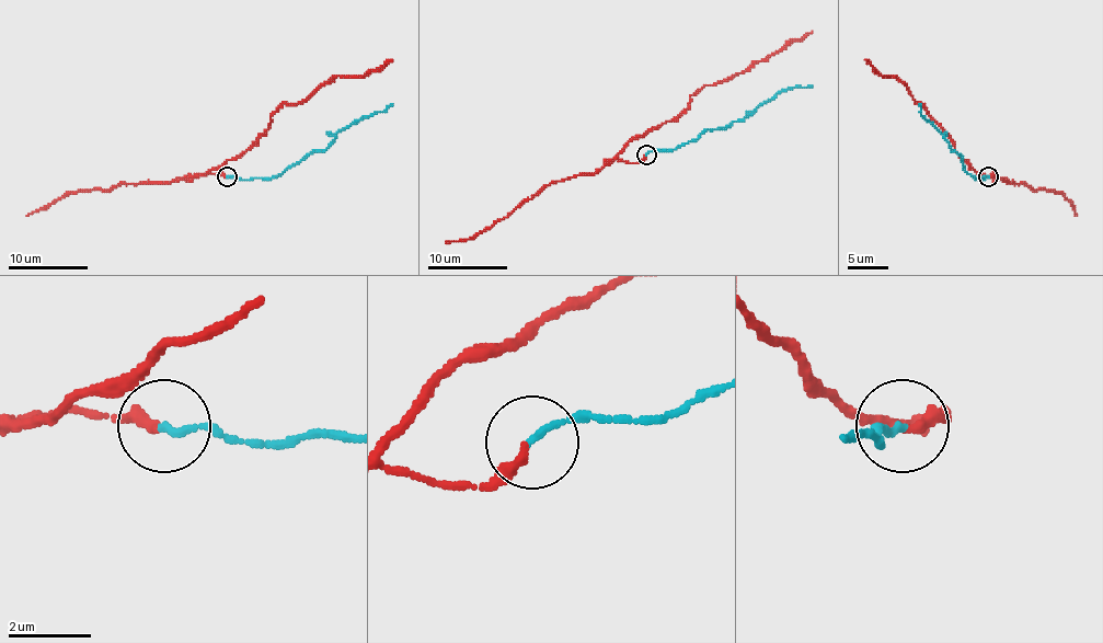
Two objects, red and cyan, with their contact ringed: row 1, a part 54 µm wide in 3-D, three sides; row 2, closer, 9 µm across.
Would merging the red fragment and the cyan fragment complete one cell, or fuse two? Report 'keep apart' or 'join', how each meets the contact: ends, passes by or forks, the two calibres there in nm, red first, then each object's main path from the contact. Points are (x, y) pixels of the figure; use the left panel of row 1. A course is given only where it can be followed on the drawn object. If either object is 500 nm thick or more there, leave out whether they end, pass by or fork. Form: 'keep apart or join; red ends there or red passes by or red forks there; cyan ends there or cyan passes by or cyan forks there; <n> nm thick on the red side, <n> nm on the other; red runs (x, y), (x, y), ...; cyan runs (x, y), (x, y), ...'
join; red ends there; cyan ends there; 240 nm thick on the red side, 150 nm on the other; red runs (227, 175), (198, 175), (238, 158), (284, 103), (308, 100), (339, 76), (366, 76), (392, 59); cyan runs (227, 175), (252, 180), (276, 178), (314, 151), (322, 151), (341, 129), (385, 112), (392, 103)

